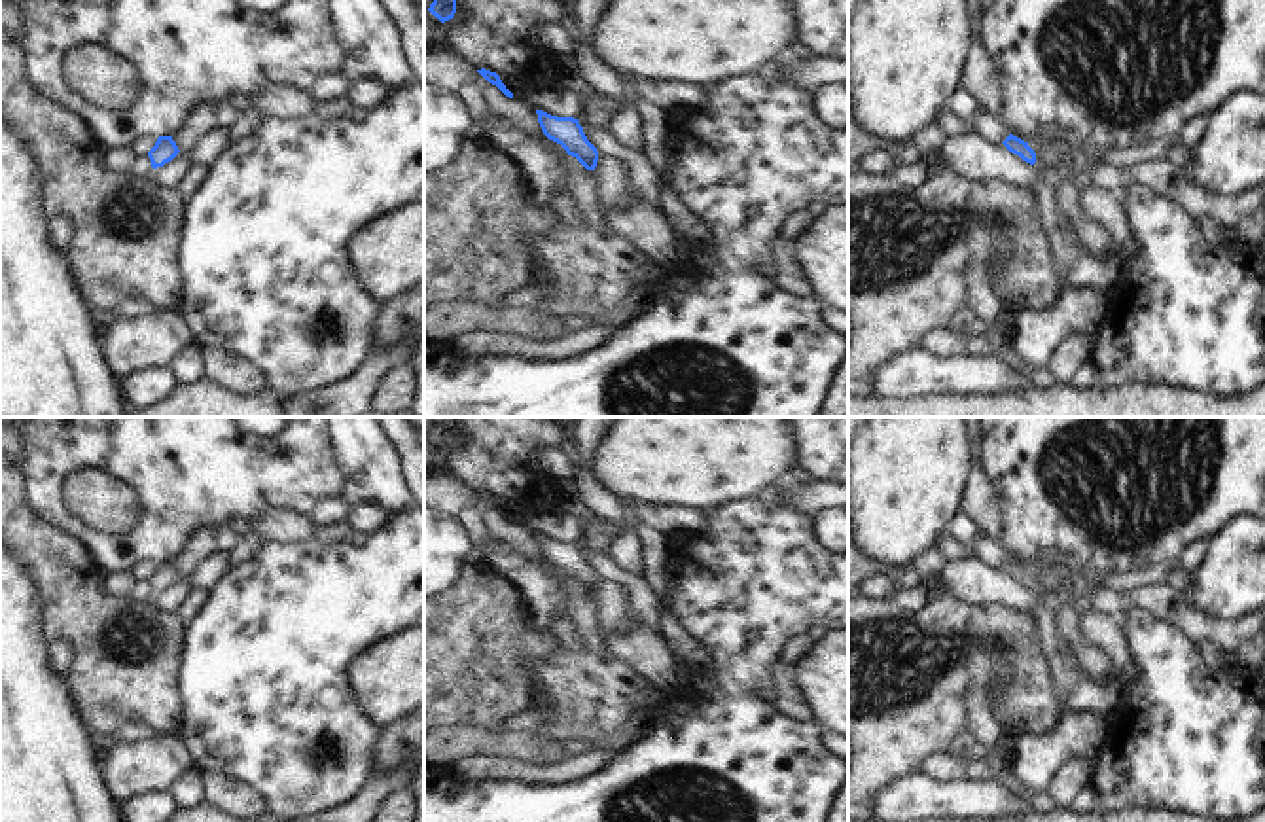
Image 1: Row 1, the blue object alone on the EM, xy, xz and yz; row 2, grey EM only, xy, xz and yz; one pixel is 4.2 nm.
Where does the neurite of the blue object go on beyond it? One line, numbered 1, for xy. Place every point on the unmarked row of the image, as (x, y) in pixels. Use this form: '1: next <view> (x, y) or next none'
1: next none

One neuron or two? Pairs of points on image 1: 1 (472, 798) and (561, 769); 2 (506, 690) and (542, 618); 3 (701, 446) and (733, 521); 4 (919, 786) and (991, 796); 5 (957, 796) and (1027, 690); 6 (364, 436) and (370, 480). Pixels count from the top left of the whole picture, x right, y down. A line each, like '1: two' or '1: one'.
1: two
2: two
3: two
4: one
5: two
6: one

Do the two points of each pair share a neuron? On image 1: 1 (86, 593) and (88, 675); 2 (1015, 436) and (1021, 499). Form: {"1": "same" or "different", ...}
{"1": "same", "2": "same"}

